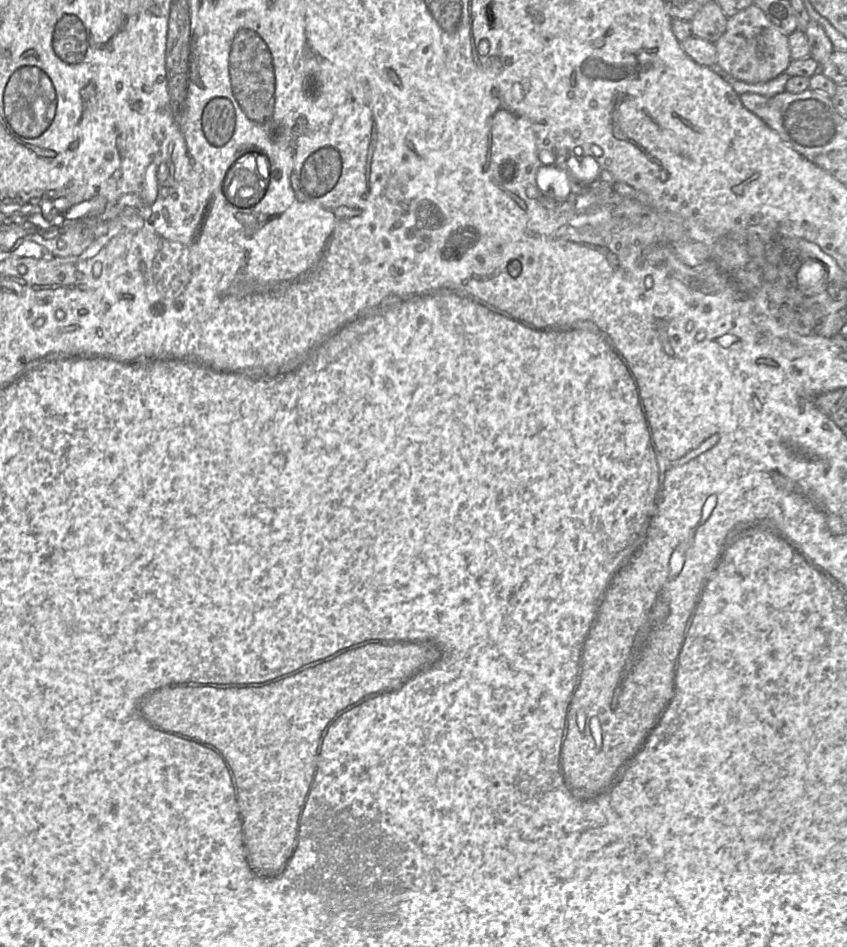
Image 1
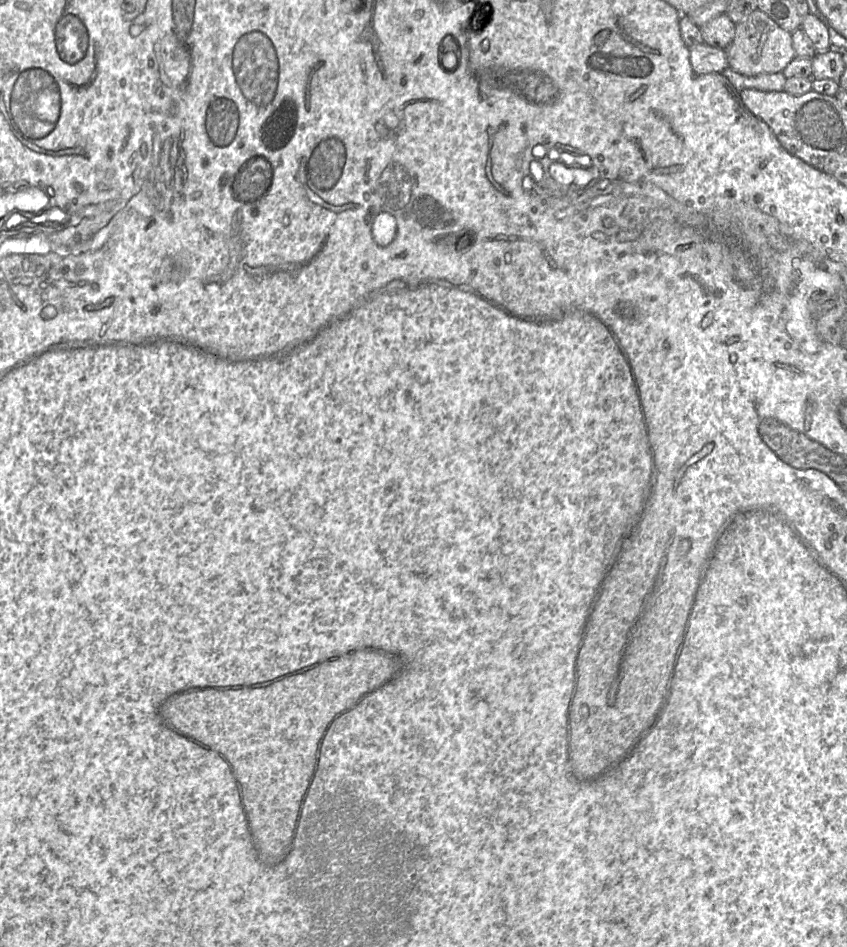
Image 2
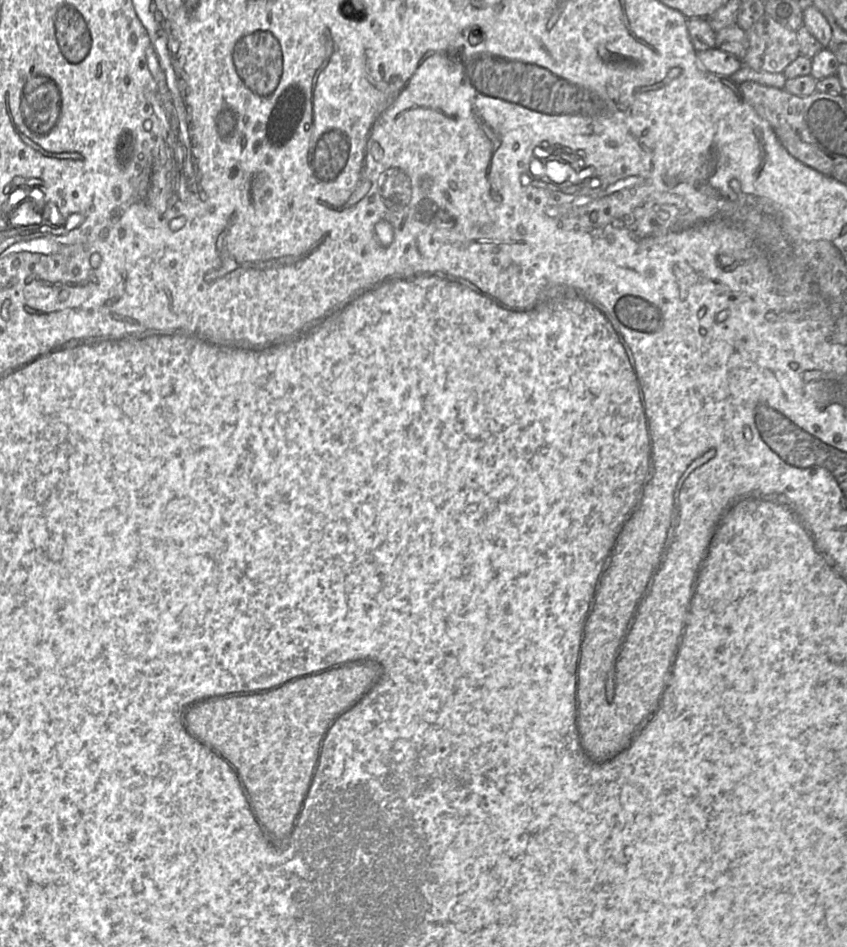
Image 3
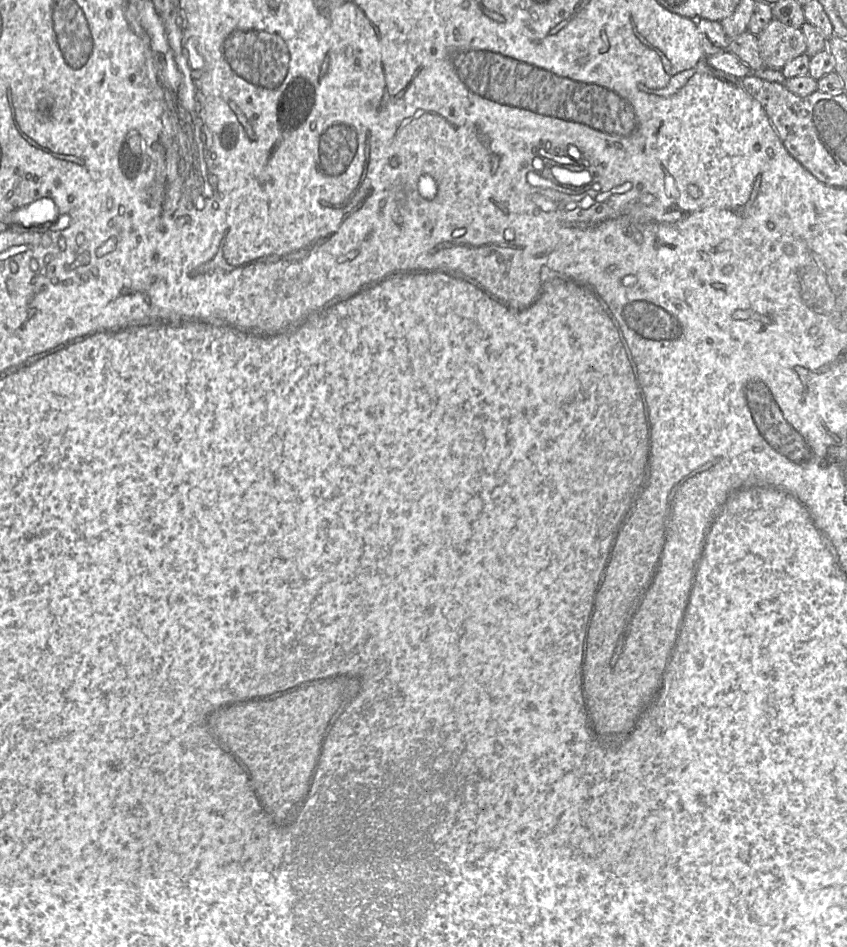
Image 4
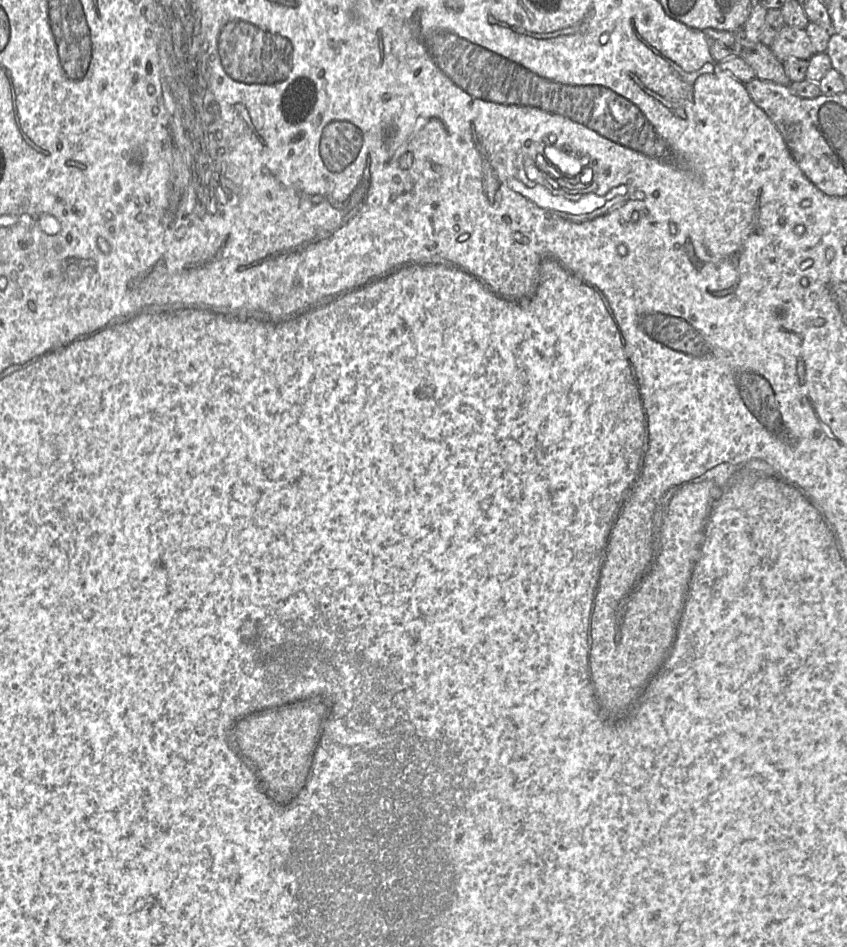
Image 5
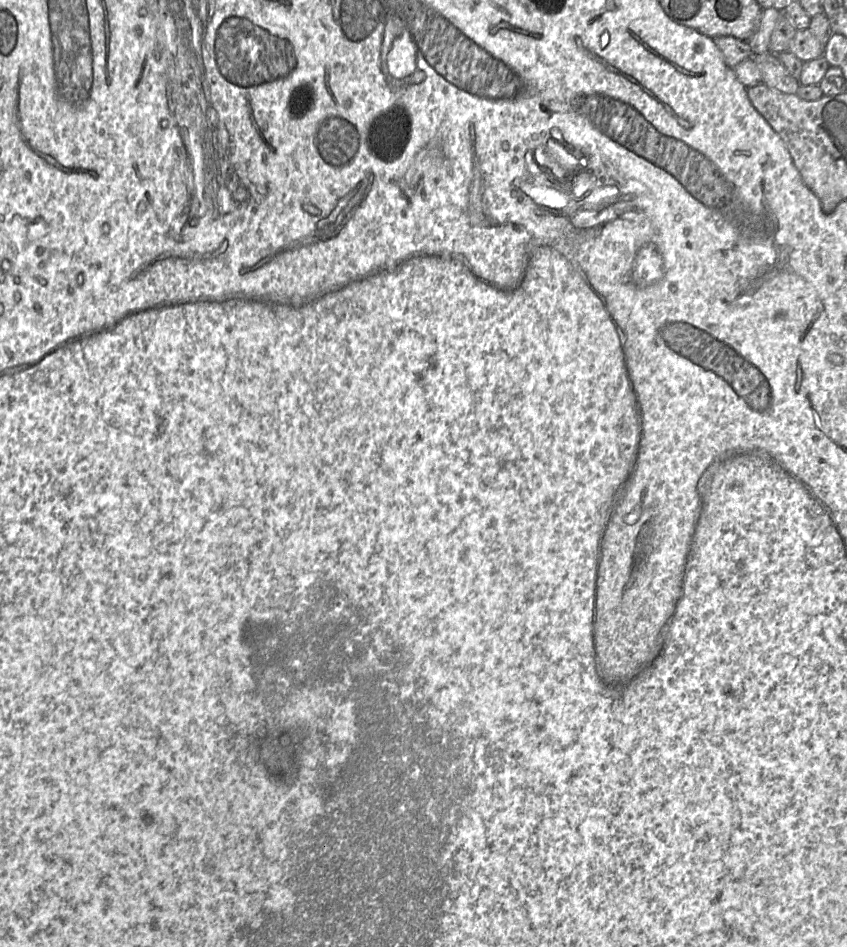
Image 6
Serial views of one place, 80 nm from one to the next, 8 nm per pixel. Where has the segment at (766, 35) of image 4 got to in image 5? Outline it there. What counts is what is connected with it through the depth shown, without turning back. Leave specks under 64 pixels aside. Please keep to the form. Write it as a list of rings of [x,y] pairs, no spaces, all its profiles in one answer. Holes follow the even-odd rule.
[[[785,25],[769,46],[775,57],[784,62],[788,58],[808,60],[814,48],[805,29]]]

